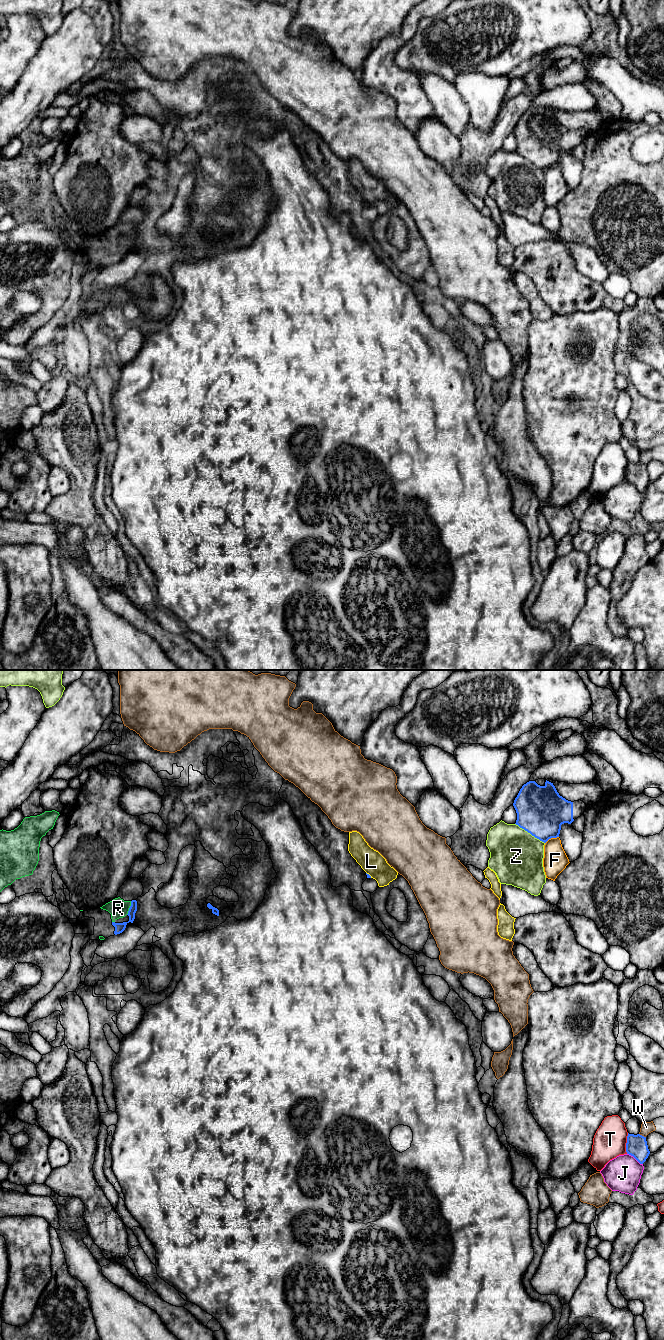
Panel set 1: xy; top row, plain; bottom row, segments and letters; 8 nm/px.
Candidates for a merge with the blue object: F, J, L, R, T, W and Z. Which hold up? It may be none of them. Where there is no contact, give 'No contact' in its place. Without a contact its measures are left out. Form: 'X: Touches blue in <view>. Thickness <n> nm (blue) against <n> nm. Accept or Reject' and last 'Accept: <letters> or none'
F: Touches blue in xy. Thickness 400 nm (blue) against 200 nm. Reject
J: Touches blue in xy. Thickness 170 nm (blue) against 280 nm. Reject
L: Touches blue in xy. Thickness 30 nm (blue) against 190 nm. Reject
R: Touches blue in xy. Thickness 80 nm (blue) against 160 nm. Accept
T: Touches blue in xy. Thickness 170 nm (blue) against 260 nm. Reject
W: Touches blue in xy. Thickness 170 nm (blue) against 100 nm. Reject
Z: Touches blue in xy. Thickness 400 nm (blue) against 420 nm. Reject
Accept: R

